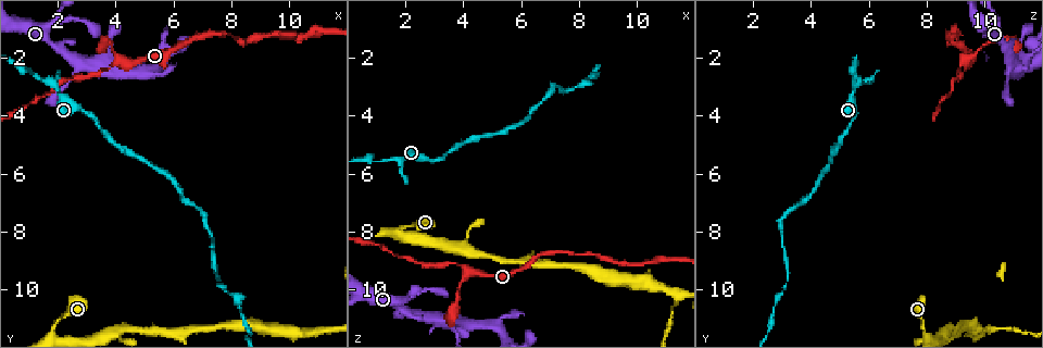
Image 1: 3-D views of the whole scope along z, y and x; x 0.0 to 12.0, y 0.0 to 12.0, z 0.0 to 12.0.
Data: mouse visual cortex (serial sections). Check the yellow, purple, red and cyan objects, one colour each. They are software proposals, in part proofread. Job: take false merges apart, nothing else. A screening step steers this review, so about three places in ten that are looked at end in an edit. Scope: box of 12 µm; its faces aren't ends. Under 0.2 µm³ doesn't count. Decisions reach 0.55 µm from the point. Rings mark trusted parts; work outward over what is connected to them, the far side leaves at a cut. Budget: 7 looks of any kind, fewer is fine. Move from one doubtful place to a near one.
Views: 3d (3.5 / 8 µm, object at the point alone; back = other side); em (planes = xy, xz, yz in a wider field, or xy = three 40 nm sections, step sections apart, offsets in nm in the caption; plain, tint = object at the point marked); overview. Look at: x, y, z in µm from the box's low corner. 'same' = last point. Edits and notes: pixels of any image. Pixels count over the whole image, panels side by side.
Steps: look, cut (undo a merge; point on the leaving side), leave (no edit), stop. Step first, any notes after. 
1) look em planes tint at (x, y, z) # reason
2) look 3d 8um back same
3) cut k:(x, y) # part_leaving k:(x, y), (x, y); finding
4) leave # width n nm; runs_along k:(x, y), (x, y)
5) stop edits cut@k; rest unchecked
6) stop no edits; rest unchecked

look 3d 3.5um at (1.9, 11.4, 7.9) # sudden change in width

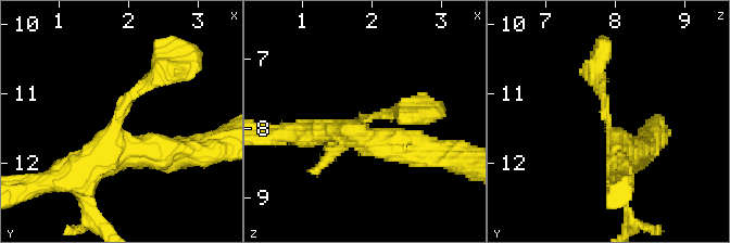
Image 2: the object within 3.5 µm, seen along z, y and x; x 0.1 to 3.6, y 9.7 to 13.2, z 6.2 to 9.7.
look em xy step 1 tint at (1.90, 11.35, 7.90)

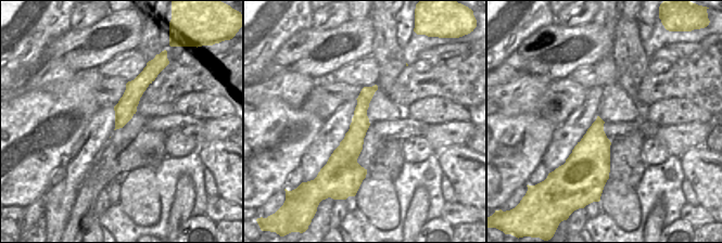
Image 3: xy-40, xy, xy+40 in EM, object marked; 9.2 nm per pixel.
look em xy step 2 tint same

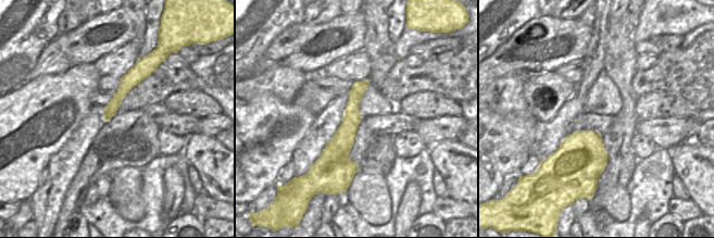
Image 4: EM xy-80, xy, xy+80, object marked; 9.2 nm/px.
leave # runs_along 2:(594, 67), (608, 125), (633, 154); all the same cell

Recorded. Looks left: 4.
look 3d 8um at (3.7, 2.3, 9.1) # a narrow waist

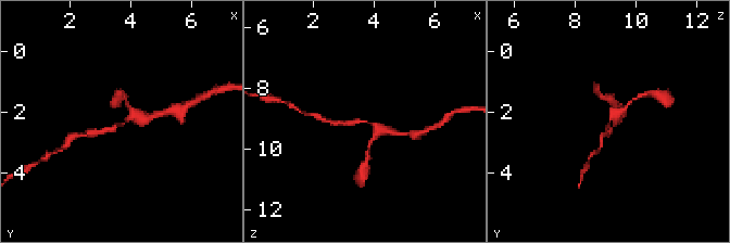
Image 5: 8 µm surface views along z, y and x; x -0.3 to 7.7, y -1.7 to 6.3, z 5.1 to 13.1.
look 3d 3.5um back at (3.7, 2.4, 9.1) # closer look

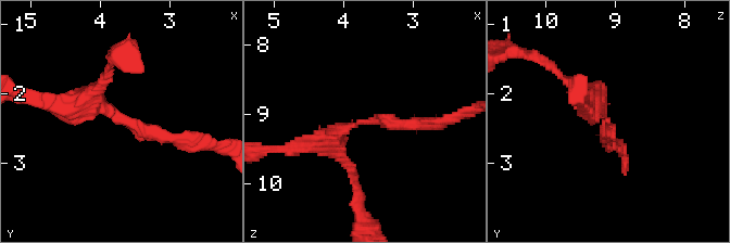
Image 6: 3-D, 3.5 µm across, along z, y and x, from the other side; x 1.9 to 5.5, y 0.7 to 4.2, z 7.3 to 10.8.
look em planes tint at (3.75, 2.30, 9.15) # now the EM

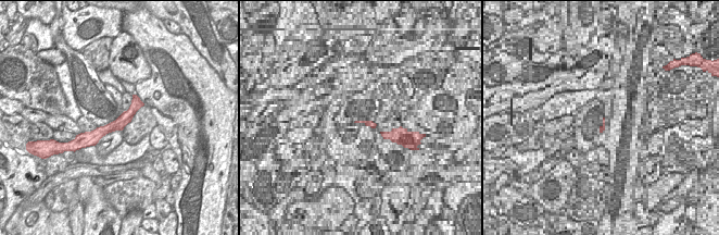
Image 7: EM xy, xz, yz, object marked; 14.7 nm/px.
leave # runs_along 7:(137, 100), (118, 124), (90, 143); one cell here

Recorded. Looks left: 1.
stop no edits; rest unchecked

